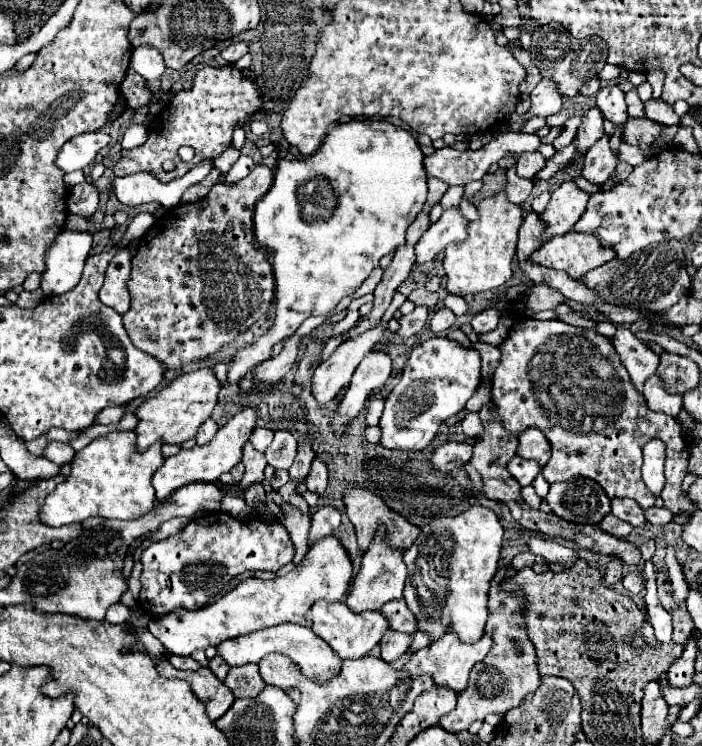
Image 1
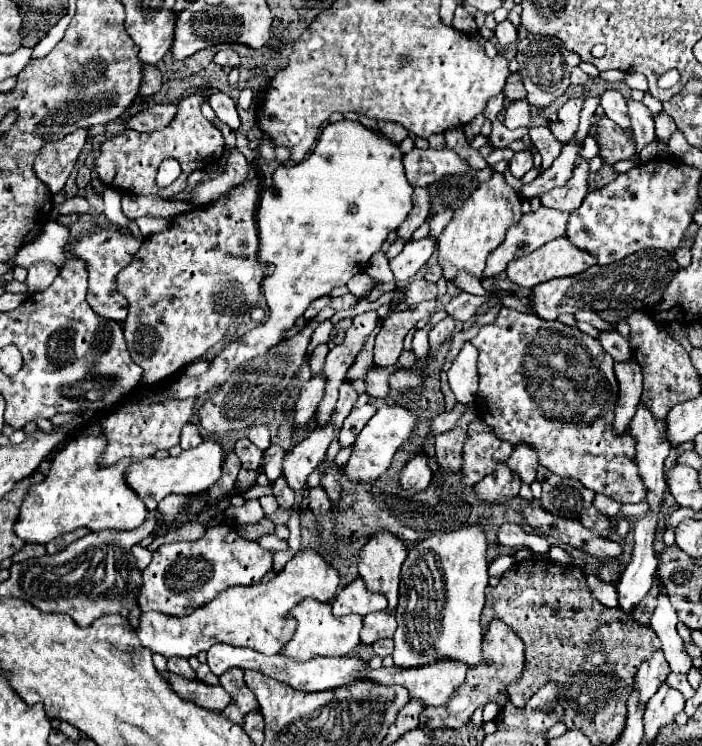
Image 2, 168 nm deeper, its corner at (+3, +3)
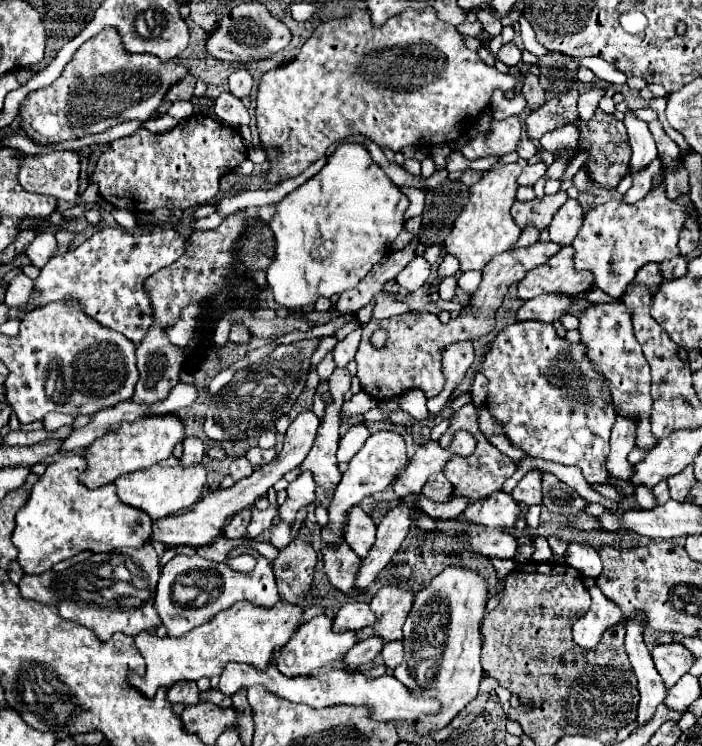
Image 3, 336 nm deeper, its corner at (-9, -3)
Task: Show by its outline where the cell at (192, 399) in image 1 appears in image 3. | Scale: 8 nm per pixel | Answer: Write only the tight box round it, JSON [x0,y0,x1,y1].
[80,415,184,489]

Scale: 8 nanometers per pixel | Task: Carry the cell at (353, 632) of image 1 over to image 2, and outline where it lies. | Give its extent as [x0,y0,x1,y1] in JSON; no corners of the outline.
[282,599,364,661]

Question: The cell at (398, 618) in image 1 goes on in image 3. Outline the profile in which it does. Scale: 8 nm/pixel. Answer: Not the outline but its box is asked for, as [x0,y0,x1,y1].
[344,637,384,671]

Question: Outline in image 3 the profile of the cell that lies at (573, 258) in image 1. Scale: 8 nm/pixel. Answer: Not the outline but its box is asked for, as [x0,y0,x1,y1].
[518,247,594,301]

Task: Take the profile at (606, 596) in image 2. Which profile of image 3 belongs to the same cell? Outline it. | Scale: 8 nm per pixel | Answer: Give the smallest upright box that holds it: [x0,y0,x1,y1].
[572,585,620,649]

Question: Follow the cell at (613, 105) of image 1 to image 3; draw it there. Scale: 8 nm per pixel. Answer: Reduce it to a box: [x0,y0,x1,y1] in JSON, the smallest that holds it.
[624,111,656,175]

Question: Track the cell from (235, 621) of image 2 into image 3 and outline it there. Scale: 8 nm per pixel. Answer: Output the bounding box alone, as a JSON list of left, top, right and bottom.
[128,593,316,699]

